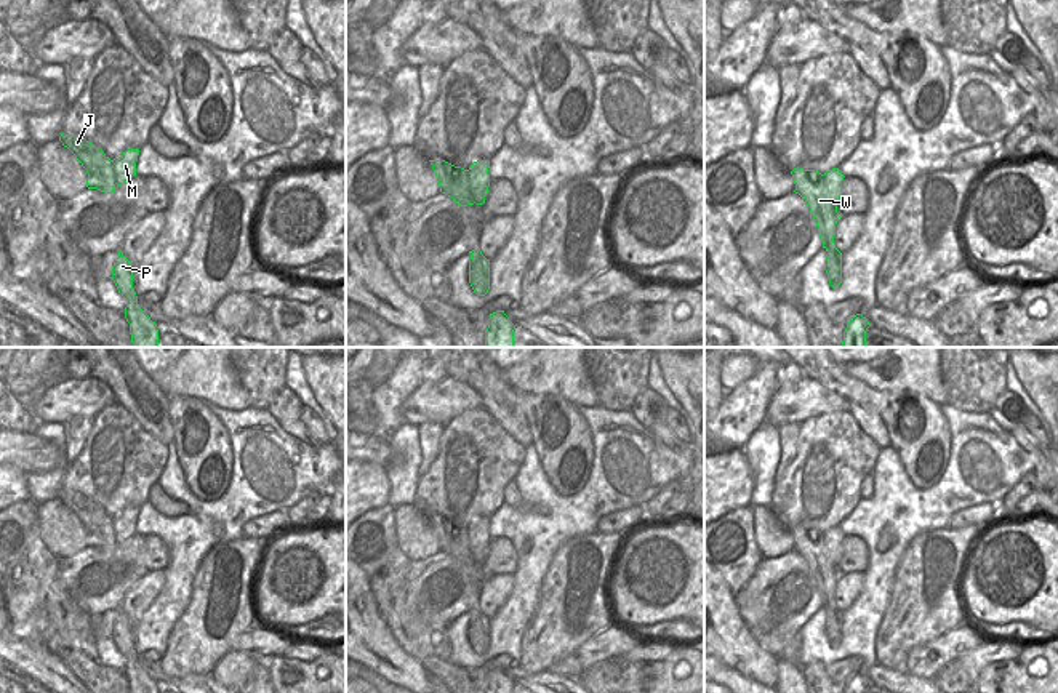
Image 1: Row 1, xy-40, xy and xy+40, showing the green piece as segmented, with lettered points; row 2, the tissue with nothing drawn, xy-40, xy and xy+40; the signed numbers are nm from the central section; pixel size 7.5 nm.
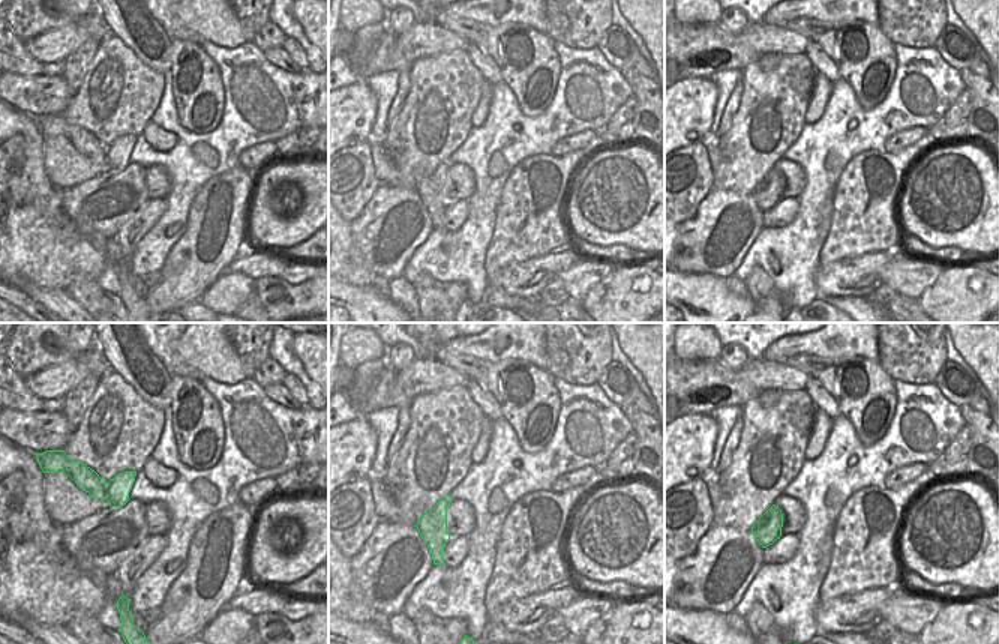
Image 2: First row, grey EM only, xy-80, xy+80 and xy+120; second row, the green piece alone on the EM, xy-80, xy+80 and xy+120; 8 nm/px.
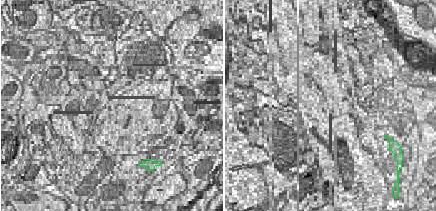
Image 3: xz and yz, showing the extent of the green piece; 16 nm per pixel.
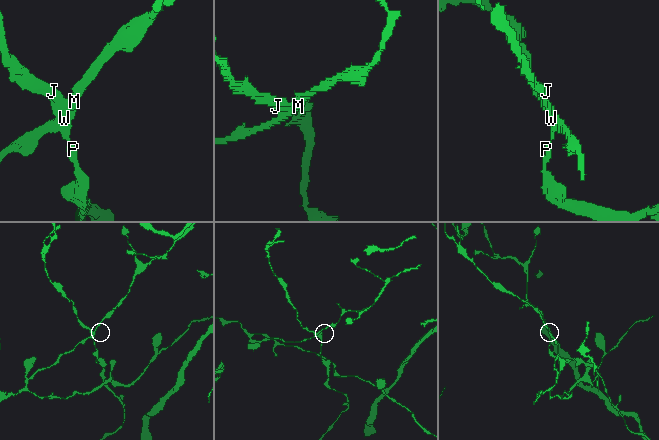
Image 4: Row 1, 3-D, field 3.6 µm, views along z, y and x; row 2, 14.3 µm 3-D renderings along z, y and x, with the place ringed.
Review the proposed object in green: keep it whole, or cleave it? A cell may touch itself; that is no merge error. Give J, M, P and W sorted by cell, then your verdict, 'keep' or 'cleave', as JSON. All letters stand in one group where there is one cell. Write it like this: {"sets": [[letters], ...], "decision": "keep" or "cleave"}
{"sets": [["J", "P", "W"], ["M"]], "decision": "cleave"}

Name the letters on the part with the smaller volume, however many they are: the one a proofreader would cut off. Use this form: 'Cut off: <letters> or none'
Cut off: J, P, W

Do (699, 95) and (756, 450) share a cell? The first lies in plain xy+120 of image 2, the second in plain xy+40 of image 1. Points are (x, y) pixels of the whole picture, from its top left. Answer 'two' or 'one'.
two

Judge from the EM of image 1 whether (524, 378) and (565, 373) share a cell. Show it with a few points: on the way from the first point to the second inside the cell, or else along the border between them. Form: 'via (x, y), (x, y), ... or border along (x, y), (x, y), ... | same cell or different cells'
via (533, 376), (556, 373) | same cell

